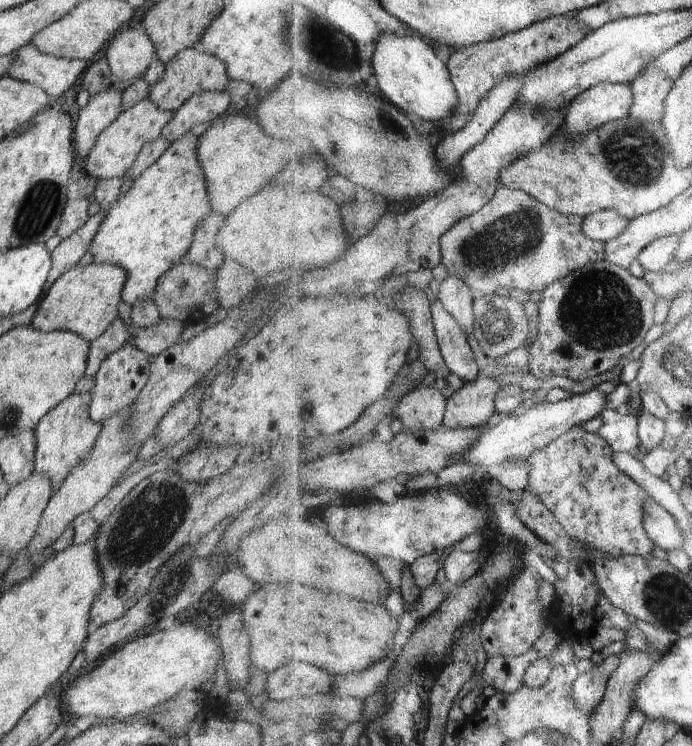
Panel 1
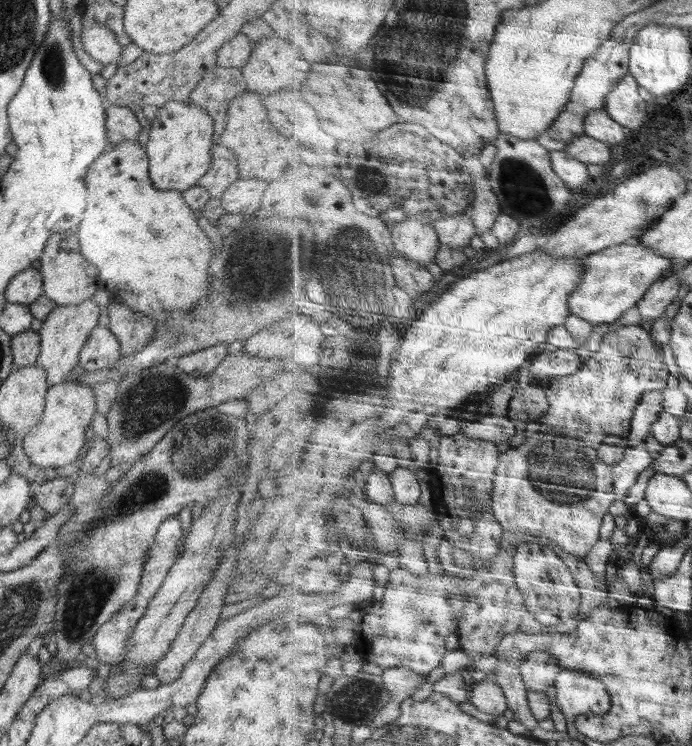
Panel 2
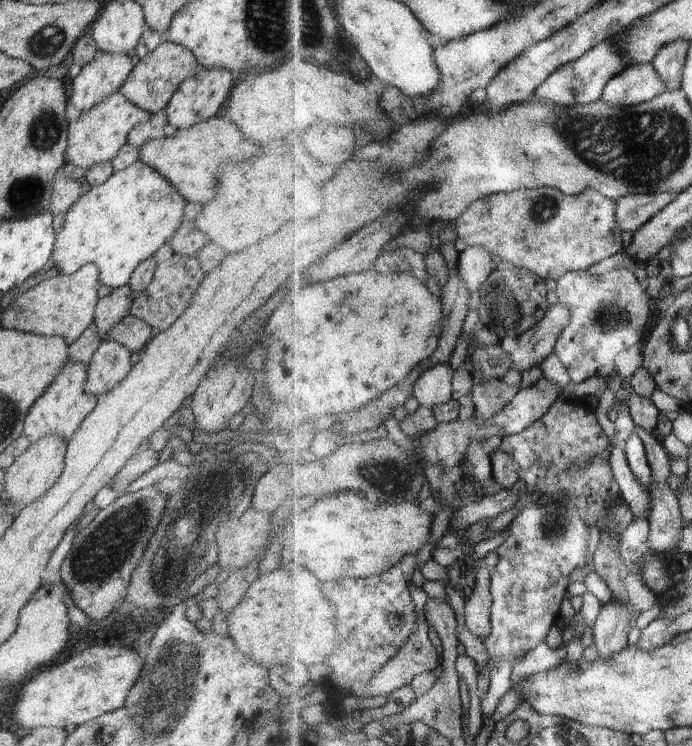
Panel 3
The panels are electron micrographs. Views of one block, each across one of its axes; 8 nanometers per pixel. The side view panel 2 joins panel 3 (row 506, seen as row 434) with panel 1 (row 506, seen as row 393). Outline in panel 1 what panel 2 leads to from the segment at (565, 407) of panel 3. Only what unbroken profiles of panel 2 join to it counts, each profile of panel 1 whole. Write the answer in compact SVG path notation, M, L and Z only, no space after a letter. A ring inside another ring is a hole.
M572 428L543 450L538 450L529 461L532 464L531 486L541 500L552 510L563 528L592 551L608 554L640 554L651 557L658 544L647 530L647 506L651 493L631 475L624 473L615 462L615 450L598 434L580 432L586 428Z

